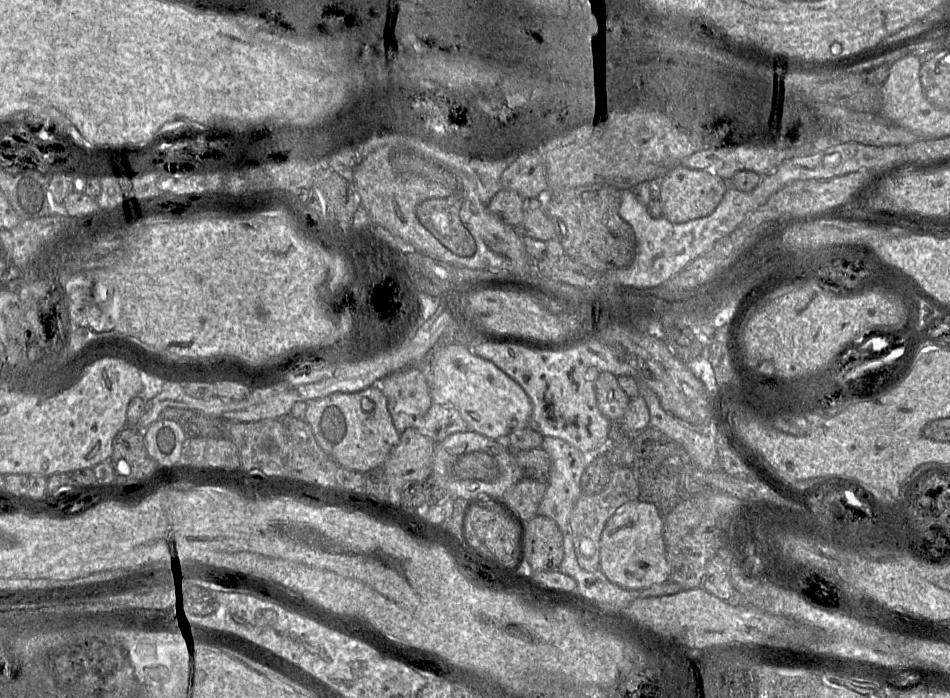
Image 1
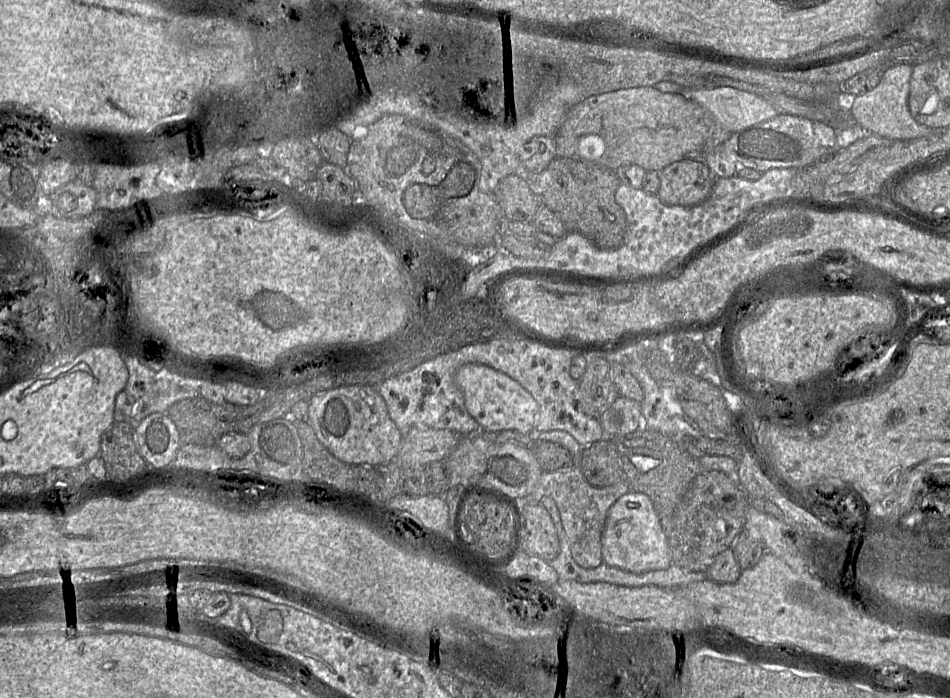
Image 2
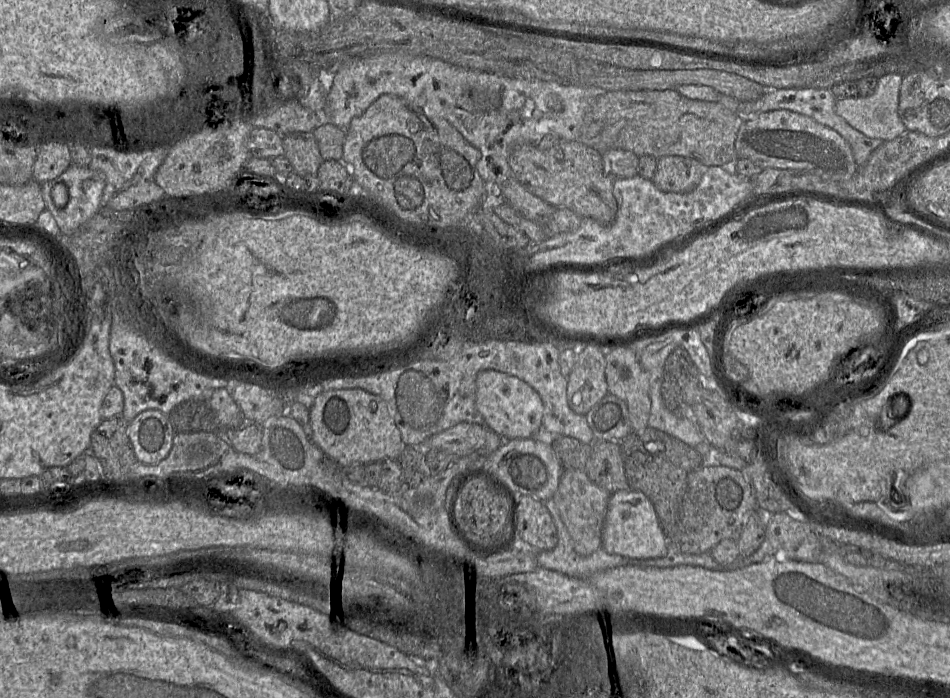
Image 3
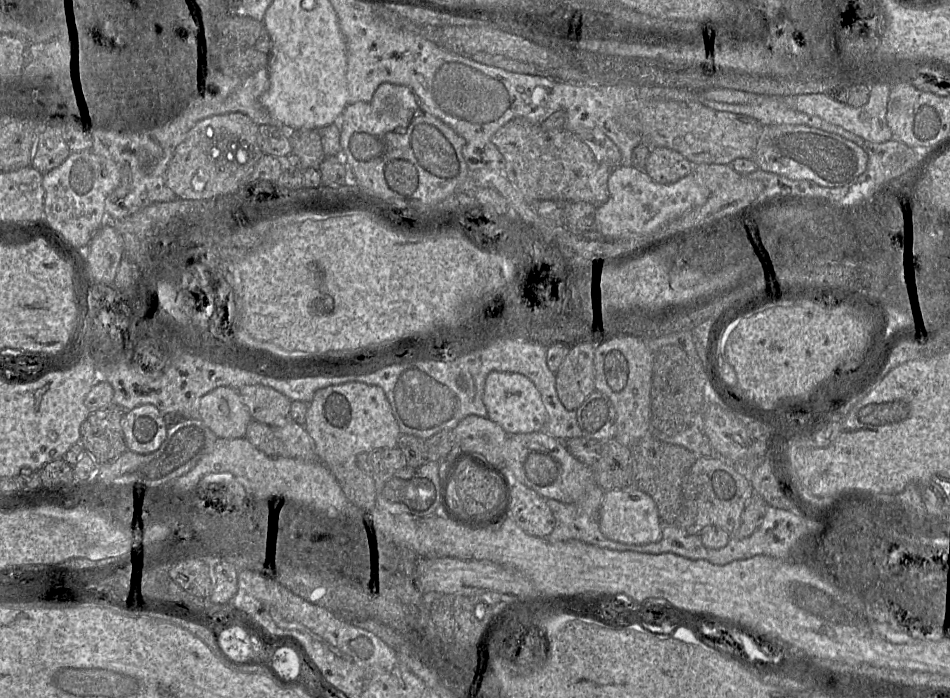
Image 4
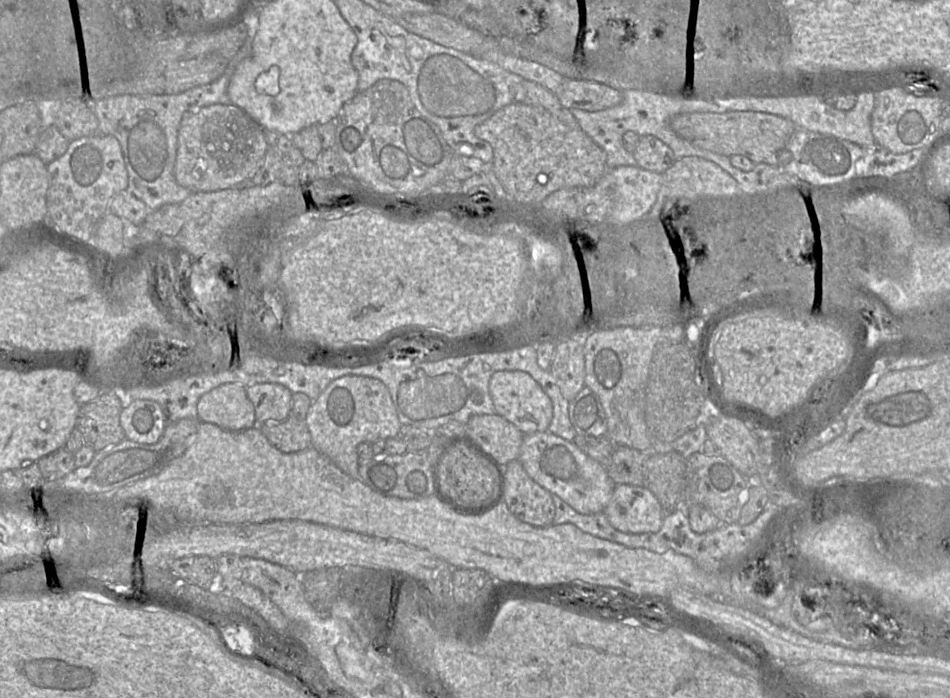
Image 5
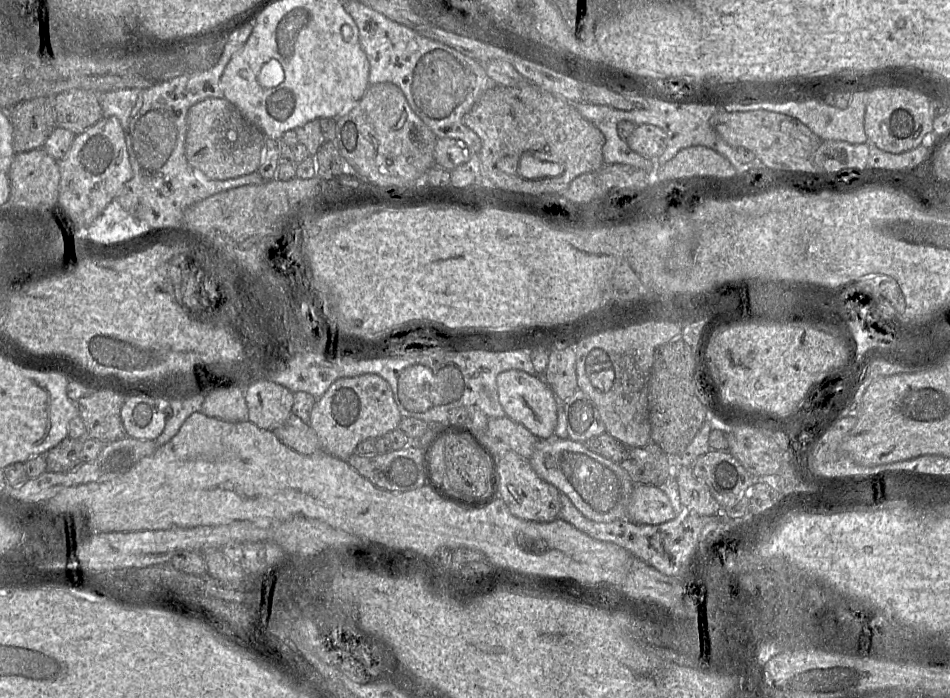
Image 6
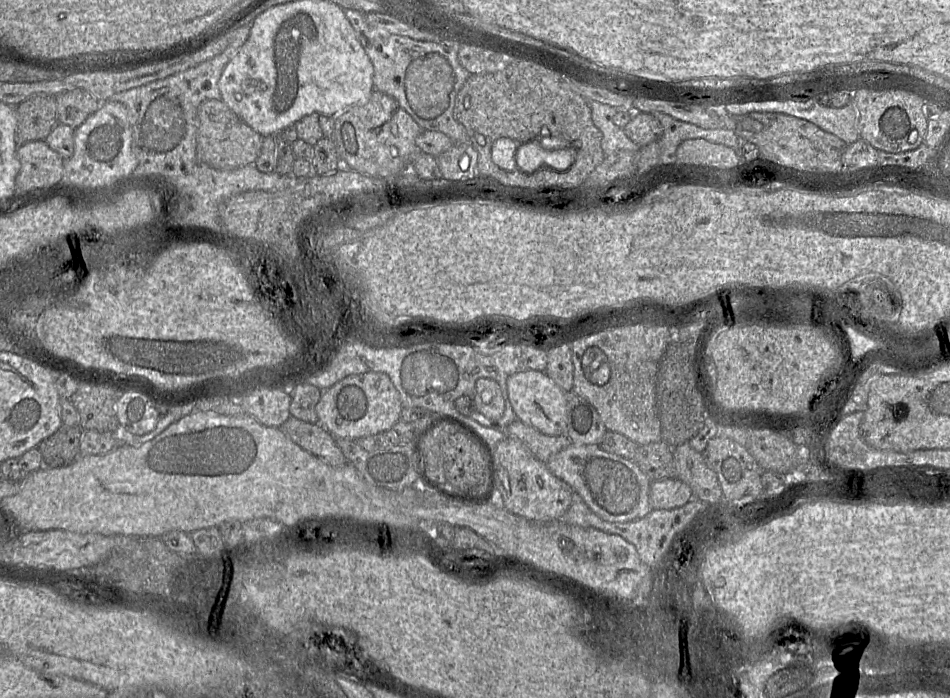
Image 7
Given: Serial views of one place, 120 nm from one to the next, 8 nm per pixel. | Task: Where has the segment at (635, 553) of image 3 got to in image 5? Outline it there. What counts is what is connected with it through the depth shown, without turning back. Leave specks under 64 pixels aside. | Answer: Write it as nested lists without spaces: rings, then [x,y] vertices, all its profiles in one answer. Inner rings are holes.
[[[618,484],[603,511],[609,523],[624,533],[656,533],[665,516],[657,497],[646,487]]]

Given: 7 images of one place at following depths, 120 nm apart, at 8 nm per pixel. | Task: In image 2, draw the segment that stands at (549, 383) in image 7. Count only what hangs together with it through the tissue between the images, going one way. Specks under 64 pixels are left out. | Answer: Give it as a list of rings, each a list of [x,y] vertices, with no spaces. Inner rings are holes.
[[[465,364],[456,371],[455,383],[463,393],[466,410],[478,422],[481,430],[541,433],[535,431],[538,403],[519,382],[508,375],[486,365]]]

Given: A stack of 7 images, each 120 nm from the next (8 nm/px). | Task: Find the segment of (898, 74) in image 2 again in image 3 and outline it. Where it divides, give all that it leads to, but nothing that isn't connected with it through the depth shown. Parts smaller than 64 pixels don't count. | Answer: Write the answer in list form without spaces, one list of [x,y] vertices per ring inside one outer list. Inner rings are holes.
[[[889,73],[878,79],[876,90],[872,95],[837,99],[835,103],[837,115],[869,138],[888,141],[903,135],[907,129],[898,115],[899,92],[903,77],[904,75],[899,73]]]

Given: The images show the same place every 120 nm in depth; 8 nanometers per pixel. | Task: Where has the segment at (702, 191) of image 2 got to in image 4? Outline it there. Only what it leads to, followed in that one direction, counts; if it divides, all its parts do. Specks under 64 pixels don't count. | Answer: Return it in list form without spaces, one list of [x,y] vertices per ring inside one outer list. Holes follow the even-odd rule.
[[[655,147],[650,152],[644,170],[657,183],[671,184],[689,175],[694,164],[679,152],[666,147]]]

